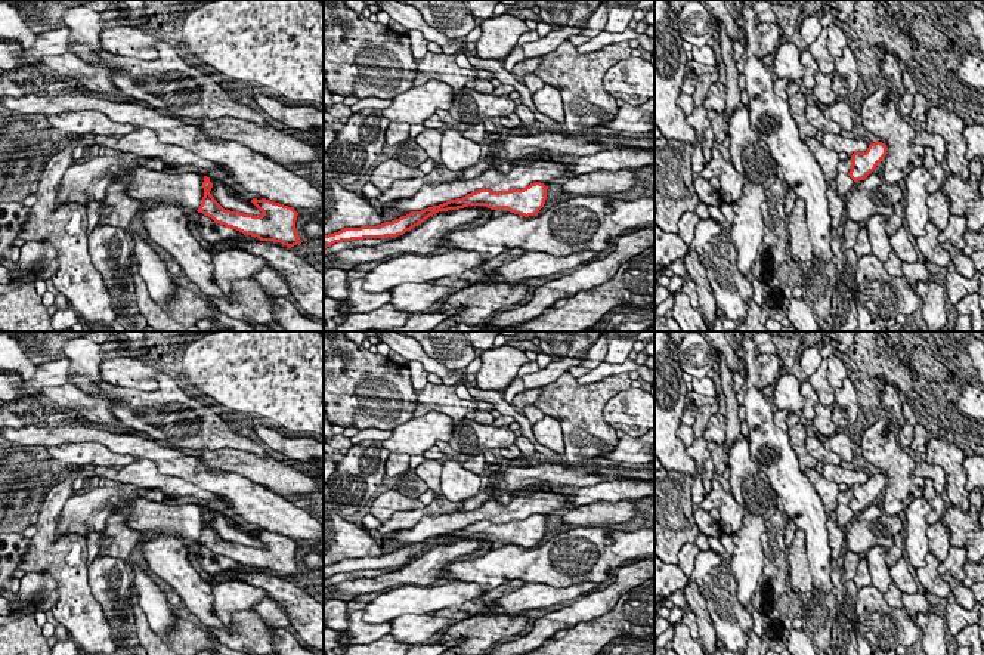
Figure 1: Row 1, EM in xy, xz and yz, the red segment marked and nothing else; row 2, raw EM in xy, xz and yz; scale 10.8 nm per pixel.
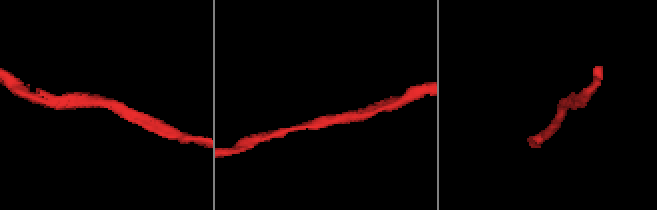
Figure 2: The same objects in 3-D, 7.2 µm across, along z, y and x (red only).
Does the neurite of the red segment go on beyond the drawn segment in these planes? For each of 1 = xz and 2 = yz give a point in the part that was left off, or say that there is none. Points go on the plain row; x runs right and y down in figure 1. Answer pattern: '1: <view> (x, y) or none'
1: none
2: none

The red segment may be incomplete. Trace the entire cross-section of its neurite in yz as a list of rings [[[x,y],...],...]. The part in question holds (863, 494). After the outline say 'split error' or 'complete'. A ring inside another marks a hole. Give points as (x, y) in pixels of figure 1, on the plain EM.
[[[882,473],[870,475],[866,483],[851,486],[851,501],[848,507],[854,512],[864,512],[886,486],[886,476]]]; complete

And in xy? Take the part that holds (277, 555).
[[[204,507],[204,528],[198,544],[211,549],[216,554],[236,560],[244,566],[257,568],[260,572],[275,572],[287,578],[301,575],[295,552],[298,544],[288,537],[270,531],[253,529],[251,534],[263,544],[262,547],[244,546],[239,543],[225,541],[210,525],[213,515]]]; complete

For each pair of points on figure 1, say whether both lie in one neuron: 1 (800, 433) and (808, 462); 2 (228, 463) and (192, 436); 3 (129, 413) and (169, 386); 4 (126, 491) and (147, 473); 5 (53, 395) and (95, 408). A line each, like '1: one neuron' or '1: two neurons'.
1: one neuron
2: two neurons
3: one neuron
4: two neurons
5: one neuron

